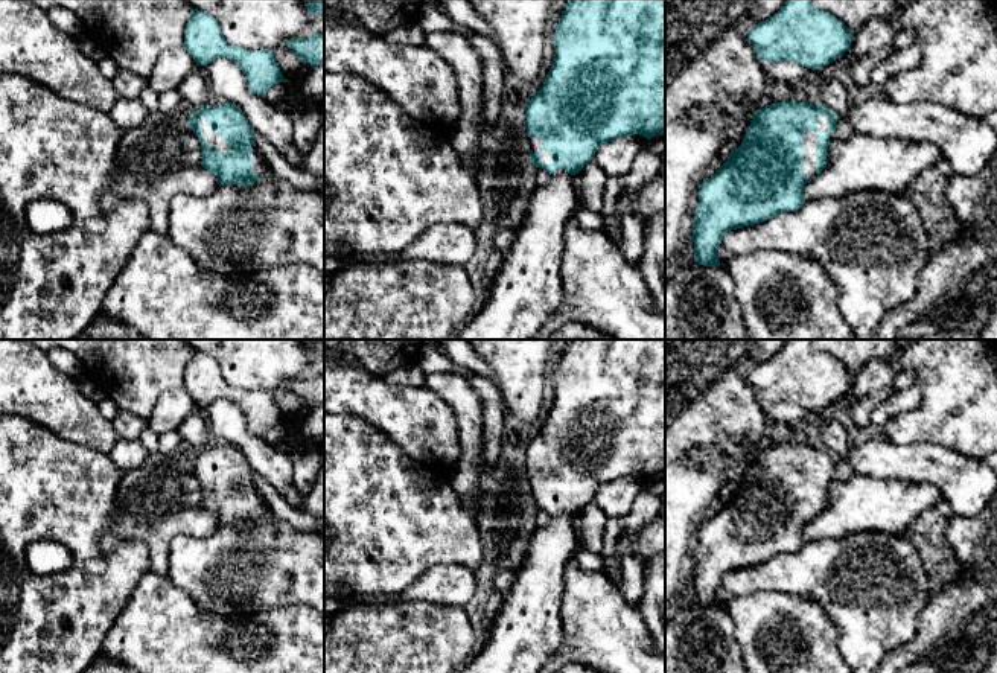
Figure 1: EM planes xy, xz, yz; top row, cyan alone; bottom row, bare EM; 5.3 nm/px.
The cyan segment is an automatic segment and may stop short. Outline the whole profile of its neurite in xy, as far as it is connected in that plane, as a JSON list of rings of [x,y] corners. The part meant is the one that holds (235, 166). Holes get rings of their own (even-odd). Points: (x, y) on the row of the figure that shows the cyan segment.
[[[231,102],[202,107],[189,117],[198,137],[202,167],[218,177],[218,184],[251,186],[271,171],[254,145],[254,128]]]

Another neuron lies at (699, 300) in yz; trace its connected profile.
[[[693,262],[665,282],[665,340],[753,340],[726,265]]]

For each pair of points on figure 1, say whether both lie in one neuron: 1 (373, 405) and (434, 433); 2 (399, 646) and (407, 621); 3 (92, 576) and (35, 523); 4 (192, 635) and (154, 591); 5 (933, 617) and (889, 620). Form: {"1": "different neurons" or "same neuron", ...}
{"1": "same neuron", "2": "same neuron", "3": "same neuron", "4": "same neuron", "5": "different neurons"}

